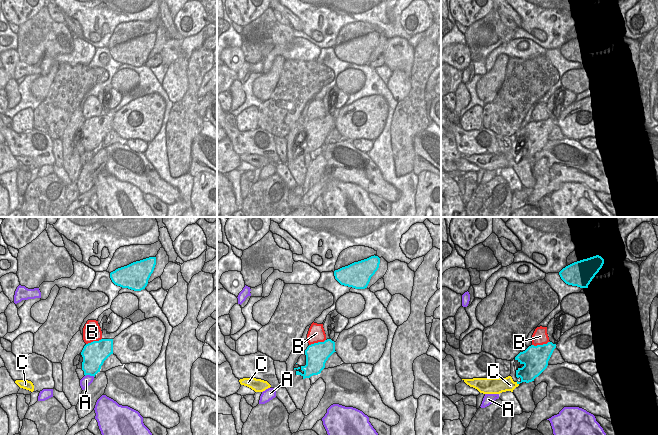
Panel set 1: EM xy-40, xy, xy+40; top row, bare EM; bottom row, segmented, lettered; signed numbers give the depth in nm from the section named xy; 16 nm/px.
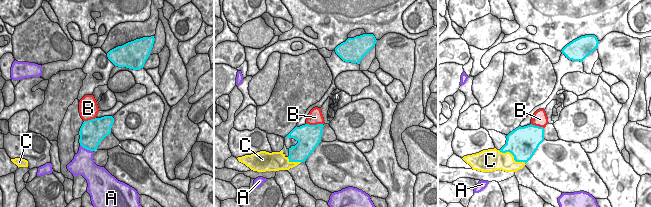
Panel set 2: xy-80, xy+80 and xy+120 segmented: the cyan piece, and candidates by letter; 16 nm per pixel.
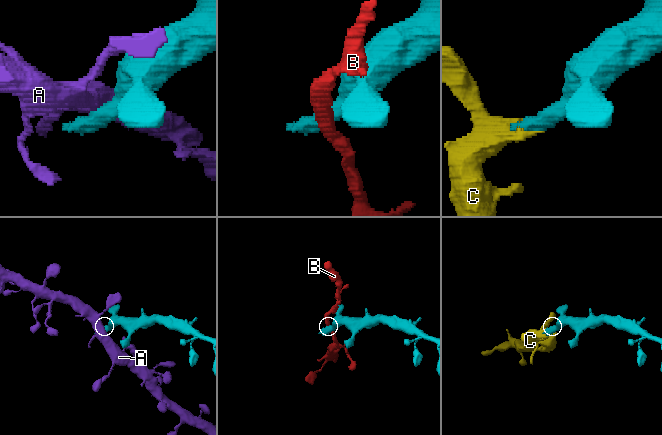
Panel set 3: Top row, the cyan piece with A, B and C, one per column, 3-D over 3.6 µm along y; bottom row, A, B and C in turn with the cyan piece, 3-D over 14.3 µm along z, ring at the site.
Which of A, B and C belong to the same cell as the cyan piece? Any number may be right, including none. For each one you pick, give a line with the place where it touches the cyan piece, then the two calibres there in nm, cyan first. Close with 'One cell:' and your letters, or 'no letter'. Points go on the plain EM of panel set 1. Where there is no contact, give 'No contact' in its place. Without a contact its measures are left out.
C: Touches cyan at xy+40 (517, 159). Thickness 280 nm (cyan) against 220 nm
One cell: C

